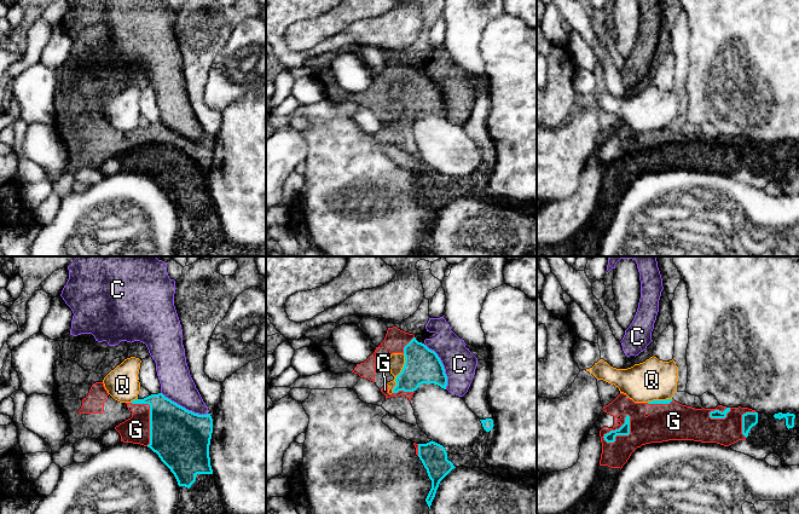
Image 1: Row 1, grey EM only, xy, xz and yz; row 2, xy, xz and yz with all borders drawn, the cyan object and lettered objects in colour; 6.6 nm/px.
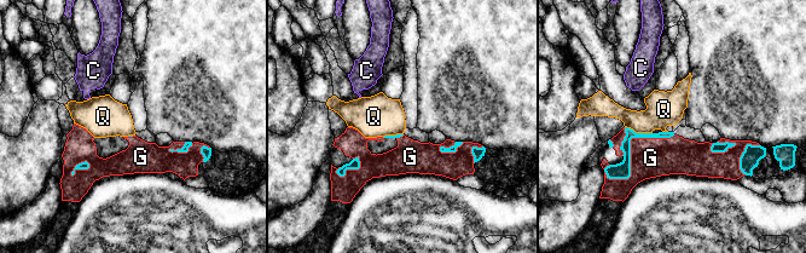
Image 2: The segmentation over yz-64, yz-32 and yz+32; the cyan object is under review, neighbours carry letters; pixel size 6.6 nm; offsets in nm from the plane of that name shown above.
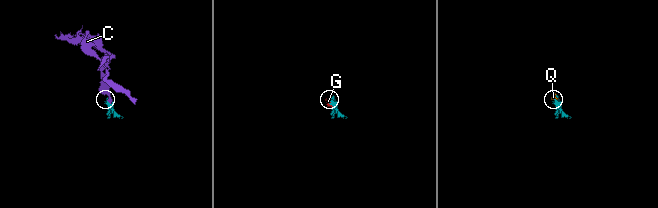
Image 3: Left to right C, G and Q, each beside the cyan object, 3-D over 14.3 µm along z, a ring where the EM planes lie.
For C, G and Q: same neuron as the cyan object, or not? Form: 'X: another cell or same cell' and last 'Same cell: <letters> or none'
C: another cell
G: same cell
Q: another cell
Same cell: G

